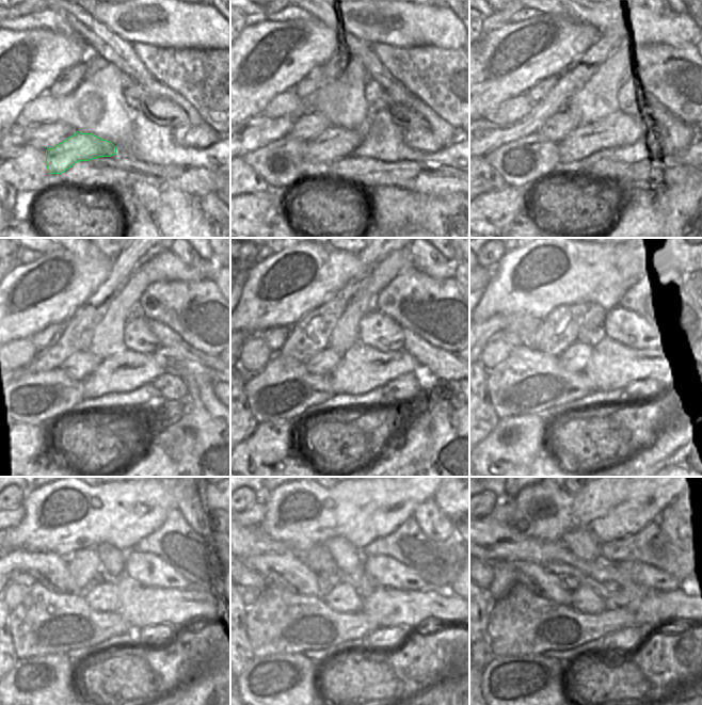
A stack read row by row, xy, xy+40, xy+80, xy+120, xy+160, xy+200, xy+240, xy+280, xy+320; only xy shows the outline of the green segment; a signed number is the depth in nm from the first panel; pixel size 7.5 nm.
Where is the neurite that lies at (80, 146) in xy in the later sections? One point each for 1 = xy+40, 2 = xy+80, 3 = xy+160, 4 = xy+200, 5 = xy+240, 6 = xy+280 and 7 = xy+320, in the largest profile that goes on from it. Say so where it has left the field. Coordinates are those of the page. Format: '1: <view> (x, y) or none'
1: xy+40 (335, 143)
2: xy+80 (616, 129)
3: xy+160 (364, 368)
4: xy+200 (611, 366)
5: xy+240 (140, 606)
6: xy+280 (388, 607)
7: xy+320 (657, 605)

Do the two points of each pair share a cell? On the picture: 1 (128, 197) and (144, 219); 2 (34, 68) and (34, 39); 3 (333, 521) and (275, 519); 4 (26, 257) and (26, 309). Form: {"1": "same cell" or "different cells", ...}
{"1": "same cell", "2": "same cell", "3": "same cell", "4": "different cells"}

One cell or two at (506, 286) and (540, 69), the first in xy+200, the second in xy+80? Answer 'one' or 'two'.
one

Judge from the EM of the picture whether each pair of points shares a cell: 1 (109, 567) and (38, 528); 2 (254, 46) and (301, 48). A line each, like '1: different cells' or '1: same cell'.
1: different cells
2: same cell

